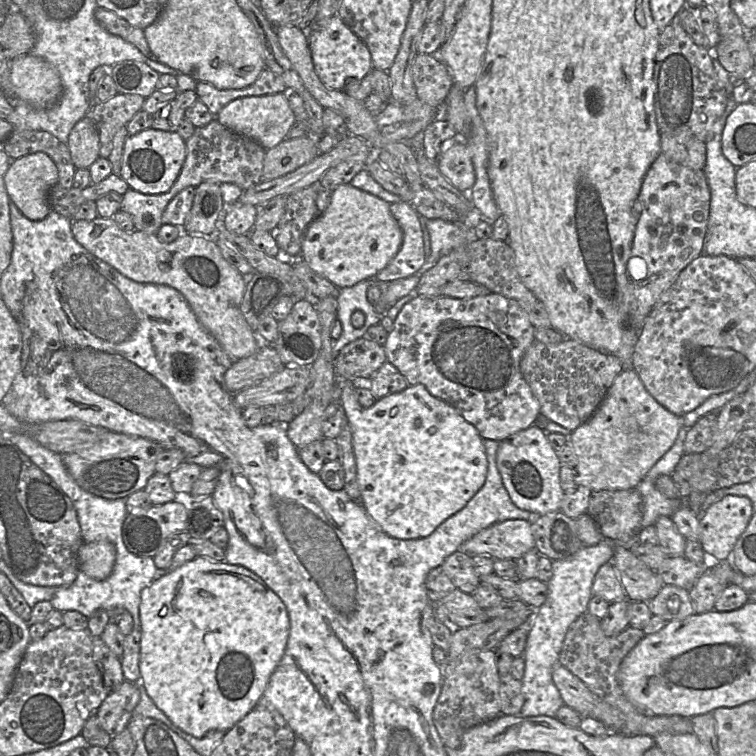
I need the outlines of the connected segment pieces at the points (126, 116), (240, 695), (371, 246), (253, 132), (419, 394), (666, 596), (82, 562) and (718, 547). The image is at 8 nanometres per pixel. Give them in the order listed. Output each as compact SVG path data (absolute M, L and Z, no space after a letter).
M119 94L105 102L94 102L89 117L99 133L100 157L108 158L116 132L142 110L145 98L140 95Z
M198 556L176 569L161 572L149 587L142 590L140 623L139 669L140 680L146 693L176 726L196 738L203 737L210 730L226 732L256 706L271 674L284 655L290 634L290 619L286 605L261 577L243 566Z
M350 184L338 186L330 198L326 210L306 229L301 259L339 289L376 279L377 273L392 260L402 243L402 230L390 212L390 204Z
M287 93L246 96L234 99L219 111L216 119L224 127L255 140L266 150L286 139L287 133L296 123Z
M337 379L337 382L341 383L341 399L339 402L332 403L340 403L343 405L347 422L352 434L352 444L357 470L357 482L362 495L361 505L365 509L366 513L374 520L374 522L376 522L387 535L393 538L409 540L428 537L446 519L464 508L470 499L484 485L487 477L488 461L482 437L477 429L468 423L455 408L445 401L430 394L430 392L422 384L409 385L403 391L380 398L373 406L364 408L357 400L356 389L360 387L368 387L368 382L365 383L365 379Z
M664 584L659 593L650 601L648 607L654 616L666 621L682 620L694 613L689 590Z
M109 541L84 542L78 551L80 571L98 581L111 575L115 561L116 548Z
M725 495L700 516L700 543L709 561L727 561L734 546L753 516L753 505L745 496Z

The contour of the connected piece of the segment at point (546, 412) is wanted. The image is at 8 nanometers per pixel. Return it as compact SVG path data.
M573 339L557 344L534 340L521 359L520 370L540 403L540 418L574 431L594 414L614 379L623 371L623 364L617 357Z

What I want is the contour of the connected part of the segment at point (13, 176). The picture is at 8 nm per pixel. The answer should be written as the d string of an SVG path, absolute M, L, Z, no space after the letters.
M36 152L11 160L4 182L9 198L28 219L39 221L51 212L48 194L58 184L59 175L54 161L46 153Z

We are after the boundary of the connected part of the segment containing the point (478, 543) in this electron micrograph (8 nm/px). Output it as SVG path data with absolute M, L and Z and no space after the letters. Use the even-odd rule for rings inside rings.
M512 519L481 530L466 540L459 551L470 556L489 555L494 559L517 560L535 547L531 523Z

